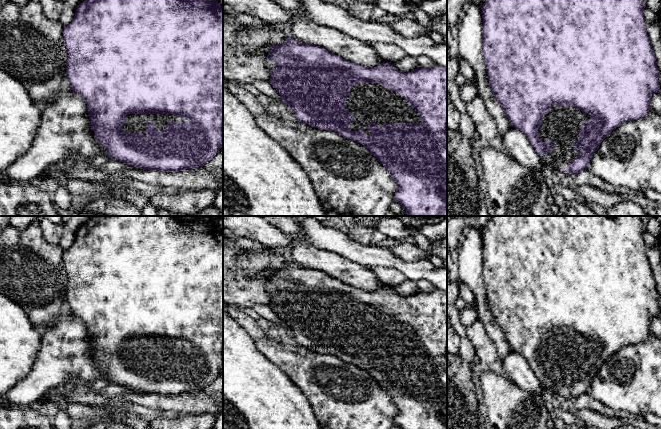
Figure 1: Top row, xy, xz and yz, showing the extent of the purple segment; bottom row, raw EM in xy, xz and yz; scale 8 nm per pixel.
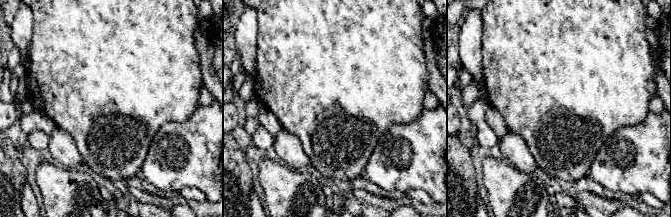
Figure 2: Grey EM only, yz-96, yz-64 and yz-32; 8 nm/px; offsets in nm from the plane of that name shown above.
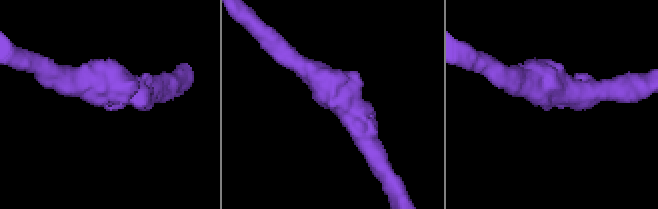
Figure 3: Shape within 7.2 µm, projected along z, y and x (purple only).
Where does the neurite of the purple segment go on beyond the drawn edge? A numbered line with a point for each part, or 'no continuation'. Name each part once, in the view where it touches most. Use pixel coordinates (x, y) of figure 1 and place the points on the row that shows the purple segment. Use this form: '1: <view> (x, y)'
1: xz (370, 102)

